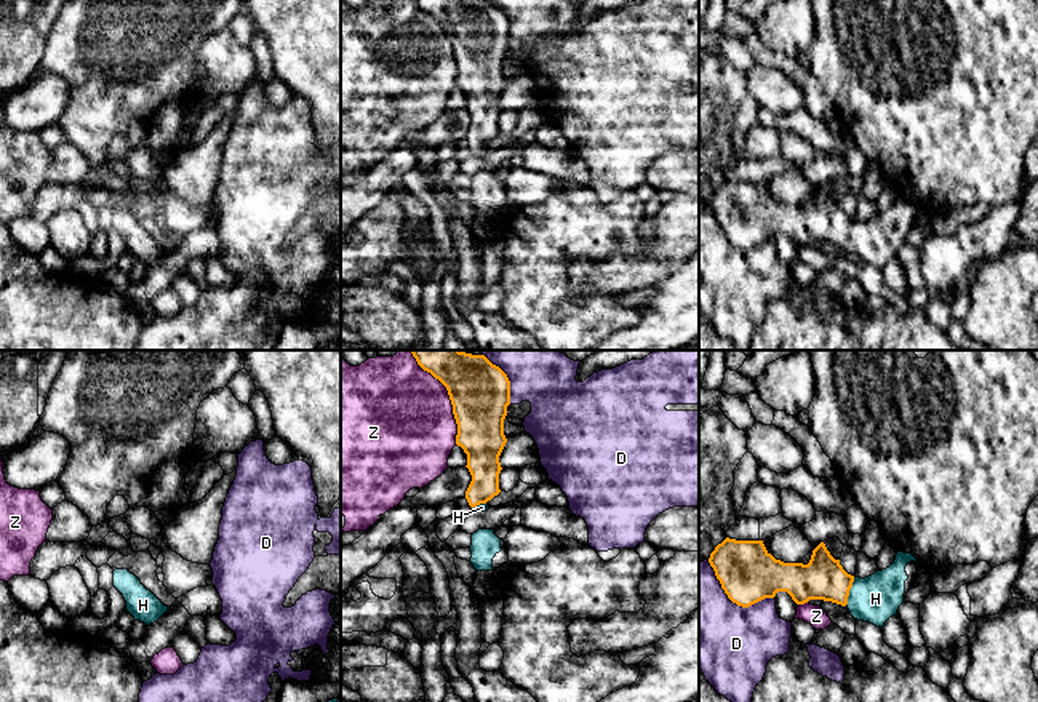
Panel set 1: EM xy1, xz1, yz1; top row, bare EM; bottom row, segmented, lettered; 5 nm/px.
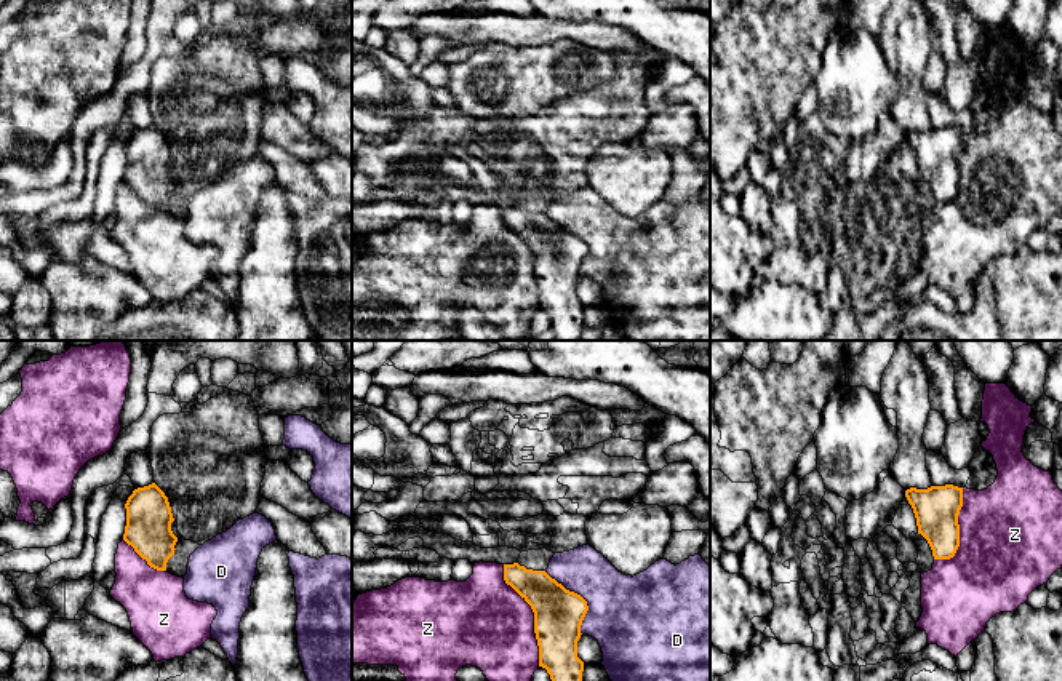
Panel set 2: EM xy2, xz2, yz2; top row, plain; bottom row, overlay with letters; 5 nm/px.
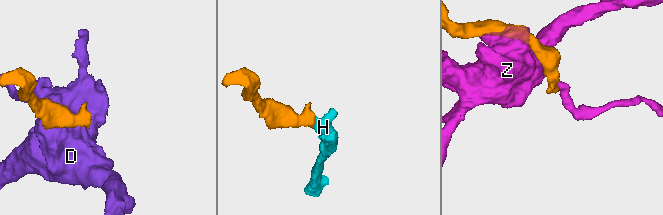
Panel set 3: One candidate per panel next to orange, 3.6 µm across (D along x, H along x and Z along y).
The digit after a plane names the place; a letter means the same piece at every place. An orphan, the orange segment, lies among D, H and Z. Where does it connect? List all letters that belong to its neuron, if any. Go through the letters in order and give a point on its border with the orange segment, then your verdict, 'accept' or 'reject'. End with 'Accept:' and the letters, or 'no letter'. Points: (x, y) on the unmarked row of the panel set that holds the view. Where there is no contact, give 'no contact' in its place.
D: meets orange in yz1 at (733, 243); reject
H: meets orange in yz1 at (848, 234); accept
Z: meets orange in xz2 at (534, 258); reject
Accept: H

